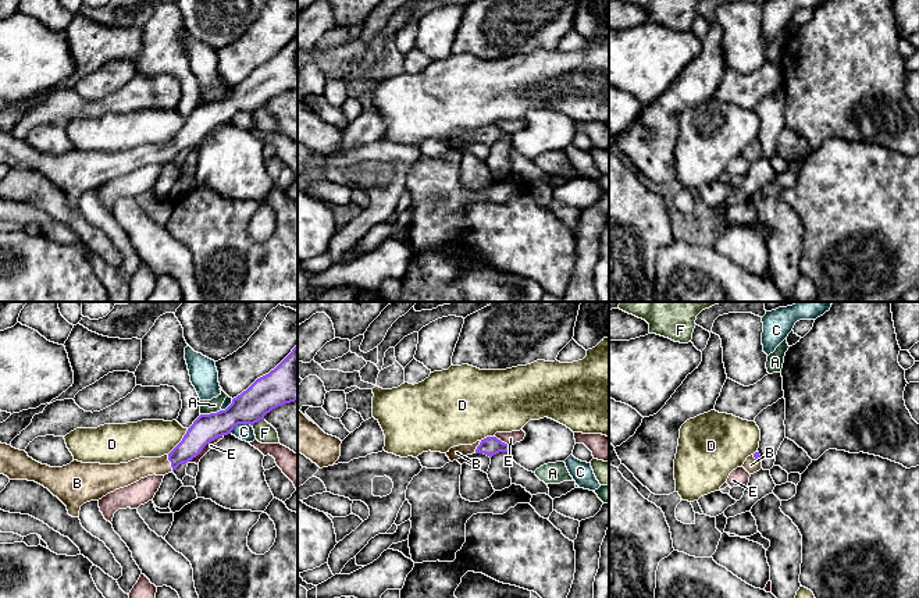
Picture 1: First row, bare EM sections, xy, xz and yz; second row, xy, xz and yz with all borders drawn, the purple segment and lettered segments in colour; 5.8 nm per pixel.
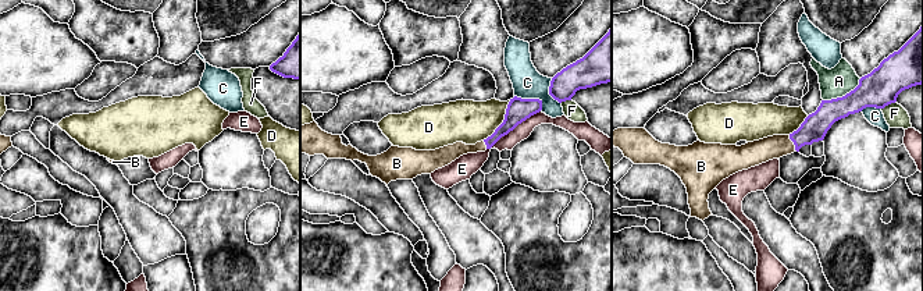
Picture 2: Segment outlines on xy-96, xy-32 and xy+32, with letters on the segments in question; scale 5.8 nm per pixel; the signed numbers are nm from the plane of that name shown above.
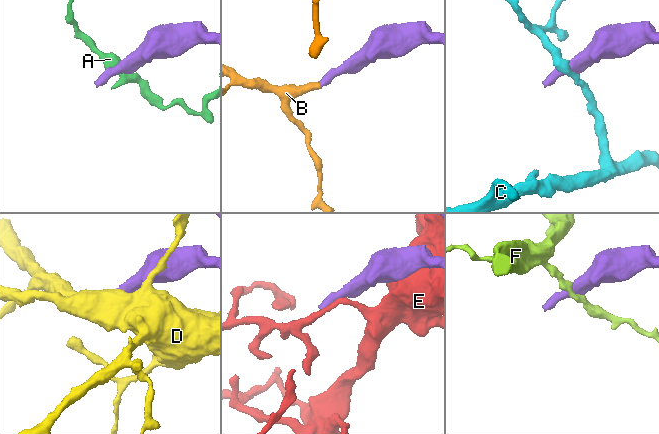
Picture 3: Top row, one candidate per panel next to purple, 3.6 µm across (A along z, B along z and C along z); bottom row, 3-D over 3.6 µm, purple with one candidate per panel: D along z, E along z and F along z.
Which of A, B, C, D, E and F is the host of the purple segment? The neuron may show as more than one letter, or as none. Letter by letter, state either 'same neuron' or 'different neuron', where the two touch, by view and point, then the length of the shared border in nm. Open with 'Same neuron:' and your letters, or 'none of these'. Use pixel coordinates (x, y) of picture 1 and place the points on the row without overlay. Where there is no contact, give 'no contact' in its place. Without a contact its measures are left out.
Same neuron: B
A: different neuron; contact xy (210, 102); length 120 nm
B: same neuron; contact xy (171, 152); length 100 nm
C: different neuron; contact xy (239, 111); length 140 nm
D: different neuron; contact xy (181, 130); length 200 nm
E: different neuron; contact xy (205, 134); length 280 nm
F: different neuron; contact xy (257, 109); length 80 nm

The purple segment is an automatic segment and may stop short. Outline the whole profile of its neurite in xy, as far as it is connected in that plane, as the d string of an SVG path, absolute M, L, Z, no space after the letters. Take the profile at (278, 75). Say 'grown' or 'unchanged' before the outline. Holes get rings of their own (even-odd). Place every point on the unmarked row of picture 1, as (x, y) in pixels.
grown | M298 33L274 58L234 86L225 99L200 103L168 143L139 146L120 153L74 149L63 156L50 156L33 149L25 139L0 131L0 163L10 168L28 168L43 174L67 195L70 204L79 206L83 192L99 189L147 164L172 161L179 153L196 146L207 132L231 122L235 114L253 114L264 108L273 97L295 89Z

